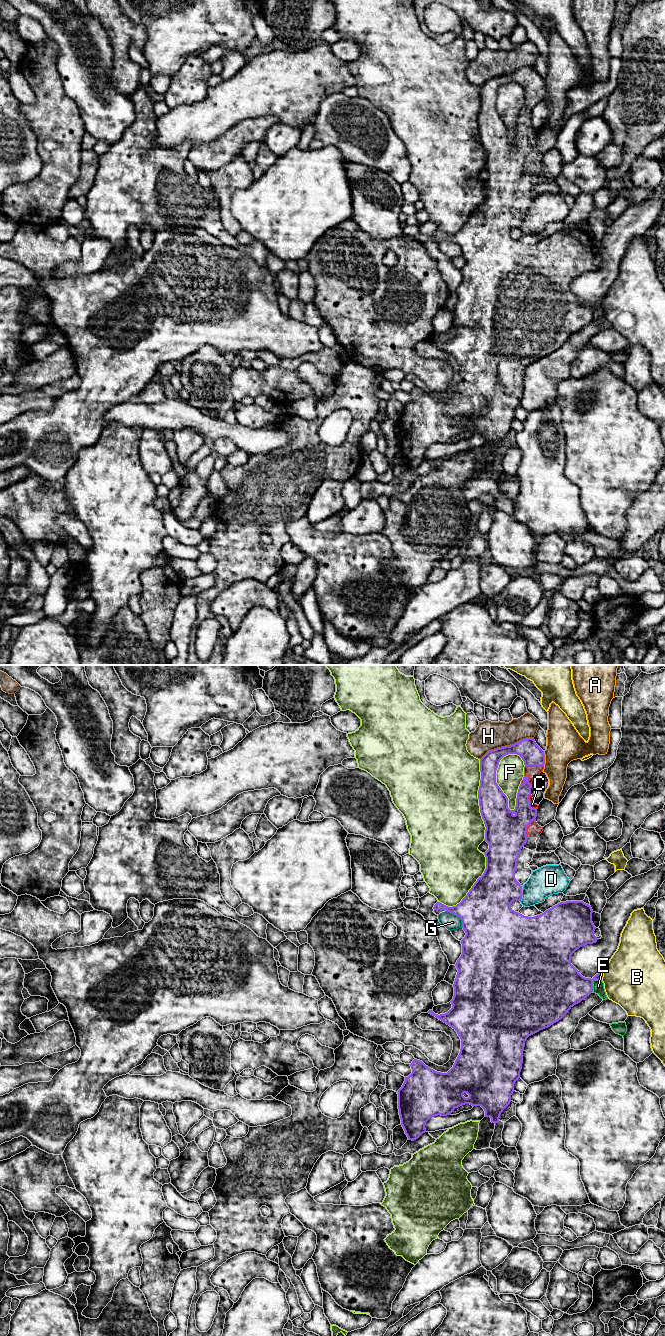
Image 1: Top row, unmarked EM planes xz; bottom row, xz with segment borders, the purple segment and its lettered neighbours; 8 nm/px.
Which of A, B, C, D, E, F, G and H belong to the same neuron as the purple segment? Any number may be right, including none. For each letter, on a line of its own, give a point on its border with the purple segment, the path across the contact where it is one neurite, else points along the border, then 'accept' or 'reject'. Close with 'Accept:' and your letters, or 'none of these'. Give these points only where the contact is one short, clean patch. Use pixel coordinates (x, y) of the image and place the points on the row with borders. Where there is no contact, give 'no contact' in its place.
A: meets purple in xz at (544, 758); reject
B: meets purple in xz at (602, 976); border along xz (604, 971), (601, 980); reject
C: meets purple in xz at (529, 803); accept
D: meets purple in xz at (521, 894); border along xz (522, 887), (522, 898), (520, 901); reject
E: meets purple in xz at (592, 982); border along xz (601, 980), (593, 981), (592, 991); reject
F: meets purple in xz at (495, 782); reject
G: meets purple in xz at (457, 915); reject
H: meets purple in xz at (506, 746); reject
Accept: C

